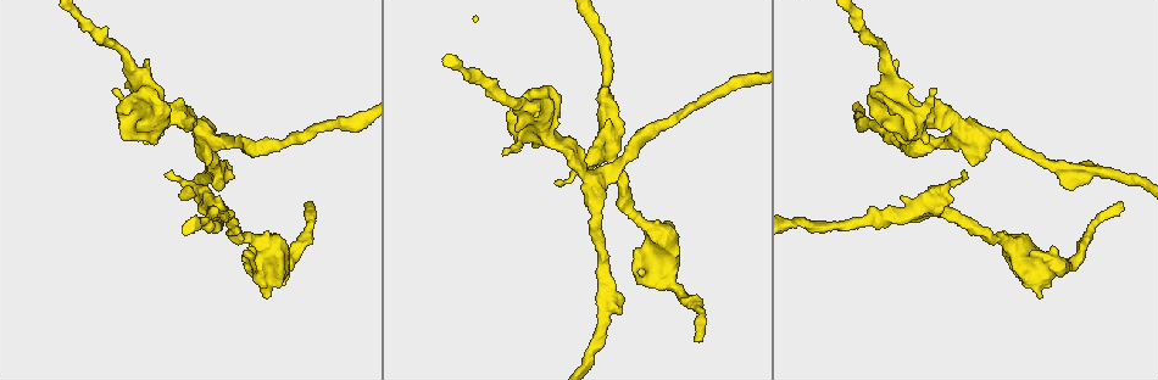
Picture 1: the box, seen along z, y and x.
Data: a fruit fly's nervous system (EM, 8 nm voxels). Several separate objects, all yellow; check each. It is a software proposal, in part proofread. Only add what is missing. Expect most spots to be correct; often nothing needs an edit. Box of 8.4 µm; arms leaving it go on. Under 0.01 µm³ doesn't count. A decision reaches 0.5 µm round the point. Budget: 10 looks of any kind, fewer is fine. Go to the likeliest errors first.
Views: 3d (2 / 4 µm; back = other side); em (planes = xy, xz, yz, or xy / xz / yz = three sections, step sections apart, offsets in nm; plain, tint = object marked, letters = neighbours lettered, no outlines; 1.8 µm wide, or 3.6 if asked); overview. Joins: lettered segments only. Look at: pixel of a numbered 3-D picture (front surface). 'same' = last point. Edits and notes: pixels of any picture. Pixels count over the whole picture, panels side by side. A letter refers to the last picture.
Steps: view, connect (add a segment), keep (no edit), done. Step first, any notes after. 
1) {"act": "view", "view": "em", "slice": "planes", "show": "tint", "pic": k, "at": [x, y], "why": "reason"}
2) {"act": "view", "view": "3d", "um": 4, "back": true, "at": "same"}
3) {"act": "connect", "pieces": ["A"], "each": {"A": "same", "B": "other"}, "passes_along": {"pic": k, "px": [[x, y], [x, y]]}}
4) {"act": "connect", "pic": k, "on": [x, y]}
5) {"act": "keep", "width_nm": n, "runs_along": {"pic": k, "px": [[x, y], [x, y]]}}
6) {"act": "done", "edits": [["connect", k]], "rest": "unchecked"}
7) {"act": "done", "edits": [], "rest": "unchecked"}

{"act": "view", "view": "em", "slice": "xy", "step": 8, "show": "letters", "pic": 1, "at": [307, 208], "why": "an open end"}

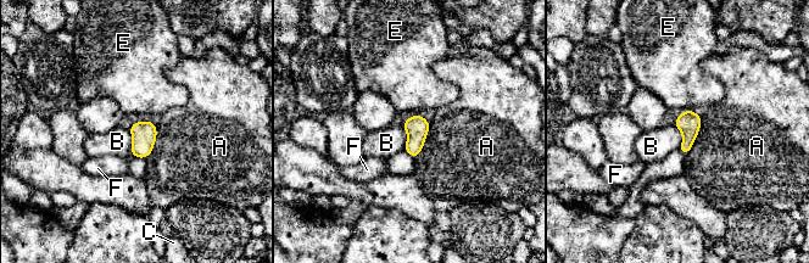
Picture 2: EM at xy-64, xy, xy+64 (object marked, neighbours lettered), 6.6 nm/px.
{"act": "view", "view": "em", "slice": "planes", "show": "letters", "at": "same", "why": "another direction"}

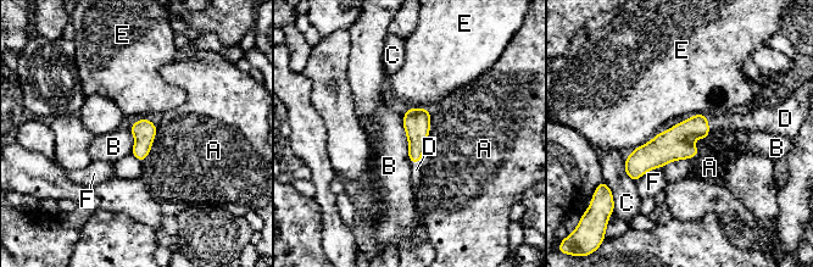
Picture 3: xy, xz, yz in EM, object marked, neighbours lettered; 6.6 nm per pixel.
{"act": "connect", "pieces": ["D"], "width_nm": 160, "longest_contact_nm": ["A", 340], "each": {"A": "other", "B": "other", "C": "other", "D": "same", "E": "other", "F": "other"}, "found": "it goes on there"}

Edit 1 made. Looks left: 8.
{"act": "view", "view": "em", "slice": "planes", "show": "letters", "pic": 1, "at": [634, 253], "why": "thick end"}

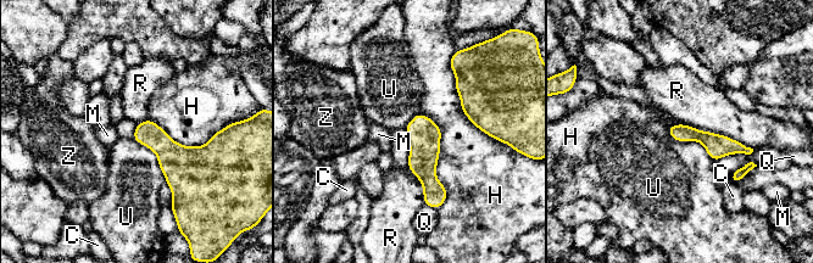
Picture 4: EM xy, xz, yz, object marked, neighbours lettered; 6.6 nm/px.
{"act": "keep", "each": {"C": "other", "H": "other", "M": "other", "Q": "other", "R": "other", "U": "other", "Z": "other"}, "found": "none of them fits"}

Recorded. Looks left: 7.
{"act": "view", "view": "em", "slice": "planes", "show": "letters", "pic": 1, "at": [962, 174], "why": "thin end"}

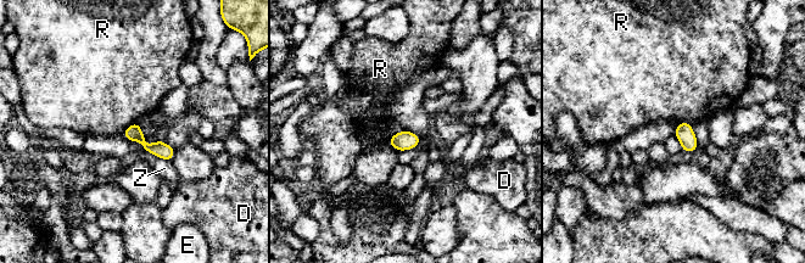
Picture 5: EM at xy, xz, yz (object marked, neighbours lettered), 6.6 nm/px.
{"act": "keep", "width_nm": 110, "each": {"D": "other", "E": "other", "R": "other", "Z": "other"}, "border": {"pic": 5, "px": [[138, 121], [129, 124], [121, 133]]}, "found": "no lettered segment goes on from it"}

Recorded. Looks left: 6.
{"act": "view", "view": "3d", "um": 4, "pic": 1, "at": [896, 103], "why": "sudden change in width"}

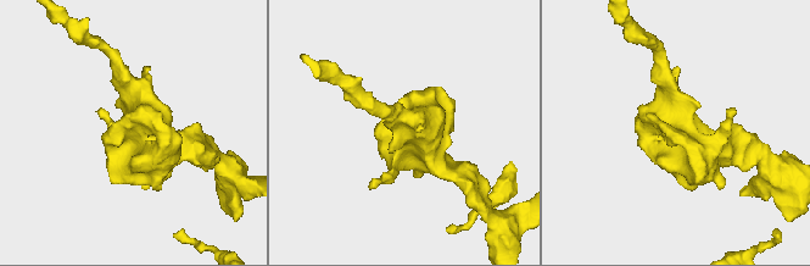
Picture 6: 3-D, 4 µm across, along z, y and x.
{"act": "view", "view": "em", "slice": "xz", "step": 16, "show": "tint", "pic": 6, "at": [424, 132], "why": "need the tissue"}

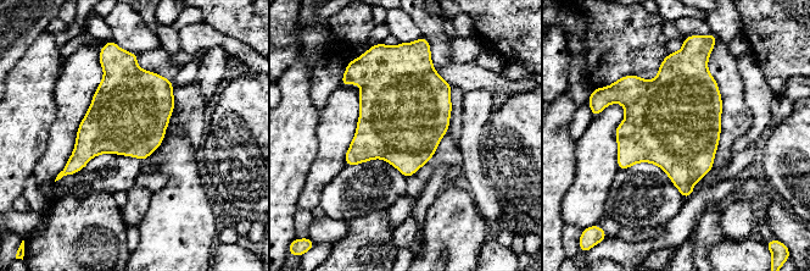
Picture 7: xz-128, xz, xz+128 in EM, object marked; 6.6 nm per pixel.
{"act": "view", "view": "em", "slice": "xz", "step": 16, "show": "letters", "at": "same"}

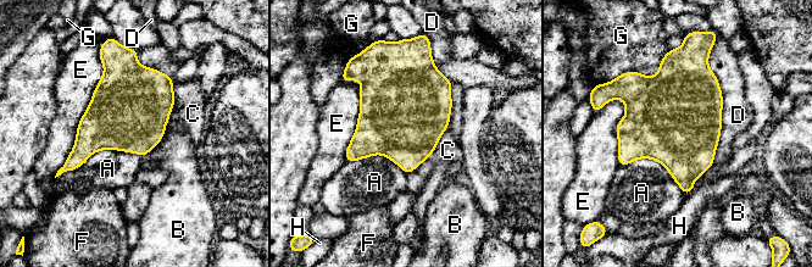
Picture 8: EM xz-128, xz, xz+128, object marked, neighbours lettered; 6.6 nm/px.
{"act": "keep", "each": {"A": "other", "B": "other", "C": "other", "D": "other", "E": "other", "F": "other", "G": "other", "H": "other"}, "border": {"pic": 8, "px": [[143, 156], [101, 149], [61, 173]]}, "found": "none of them fits"}

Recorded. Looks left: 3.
{"act": "done", "edits": [["connect", 3]], "rest": "unchecked"}

